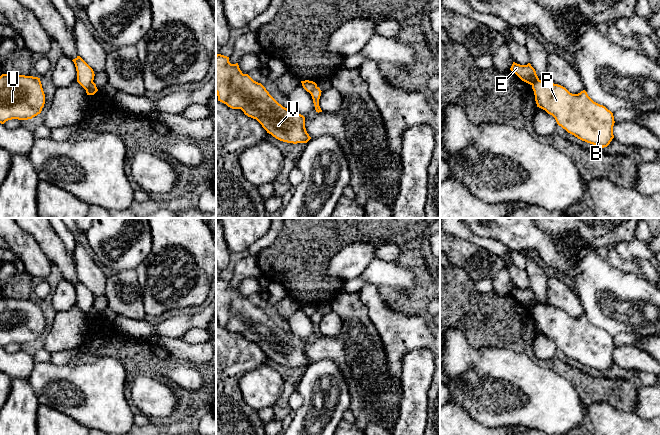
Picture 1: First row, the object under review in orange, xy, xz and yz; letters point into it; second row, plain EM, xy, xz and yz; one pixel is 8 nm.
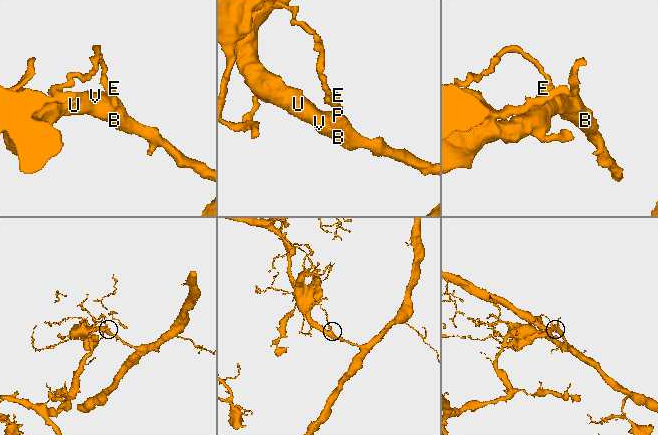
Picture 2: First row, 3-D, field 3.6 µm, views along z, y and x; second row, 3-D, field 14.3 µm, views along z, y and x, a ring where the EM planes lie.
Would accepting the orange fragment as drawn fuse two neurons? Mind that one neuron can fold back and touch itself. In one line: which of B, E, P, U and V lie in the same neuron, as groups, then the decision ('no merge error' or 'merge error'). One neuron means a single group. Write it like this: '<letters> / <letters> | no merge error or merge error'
B P U V / E | merge error

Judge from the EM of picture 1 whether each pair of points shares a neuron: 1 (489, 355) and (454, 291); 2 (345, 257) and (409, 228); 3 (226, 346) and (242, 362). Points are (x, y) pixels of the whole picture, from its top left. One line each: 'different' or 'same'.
1: different
2: different
3: same

